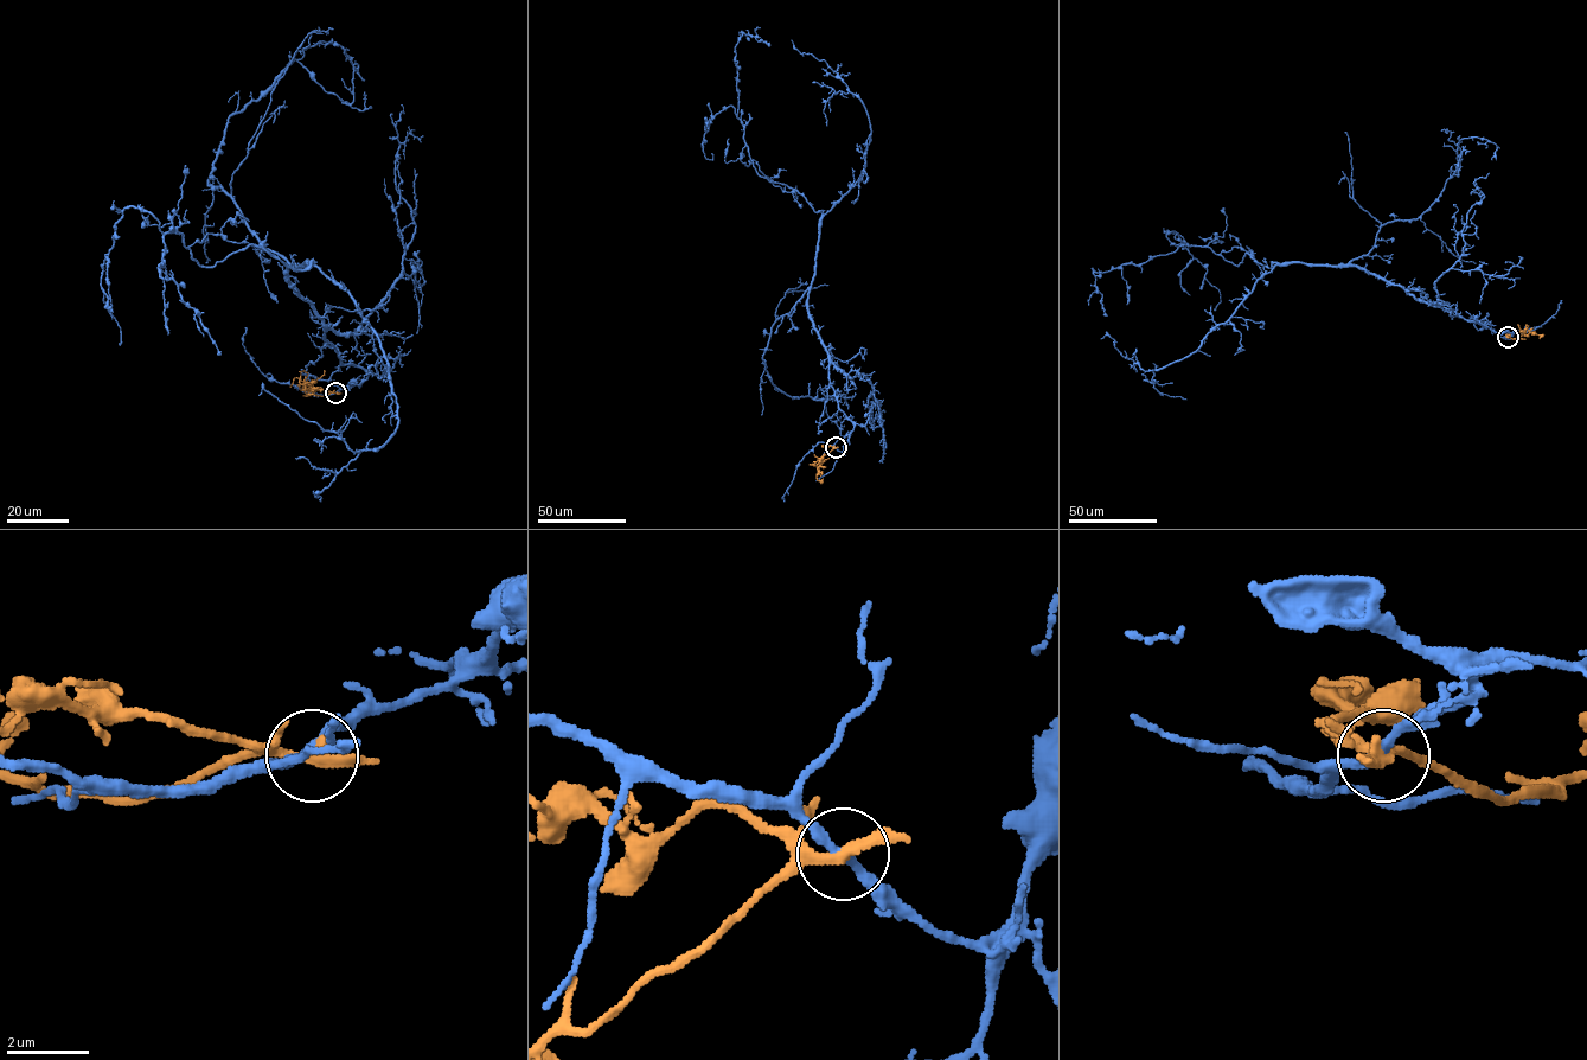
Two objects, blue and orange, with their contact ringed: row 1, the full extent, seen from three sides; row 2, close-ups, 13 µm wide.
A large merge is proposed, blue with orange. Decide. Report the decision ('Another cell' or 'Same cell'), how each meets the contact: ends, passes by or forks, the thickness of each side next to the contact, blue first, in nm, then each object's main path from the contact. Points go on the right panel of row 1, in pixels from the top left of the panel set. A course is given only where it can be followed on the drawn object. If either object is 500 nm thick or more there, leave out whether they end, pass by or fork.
Another cell. At the ring blue passes by. At the ring orange passes by. Thickness 240 nm (blue) against 260 nm. Course of blue: (1508, 337), (1357, 267), (1267, 267), (1246, 253), (1235, 266), (1186, 244), (1094, 273), (1107, 315). Course of orange: (1508, 337), (1516, 339), (1530, 332), (1541, 336), (1538, 338)

